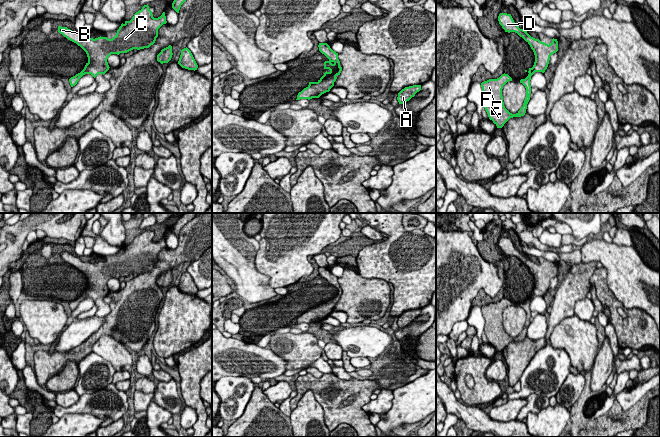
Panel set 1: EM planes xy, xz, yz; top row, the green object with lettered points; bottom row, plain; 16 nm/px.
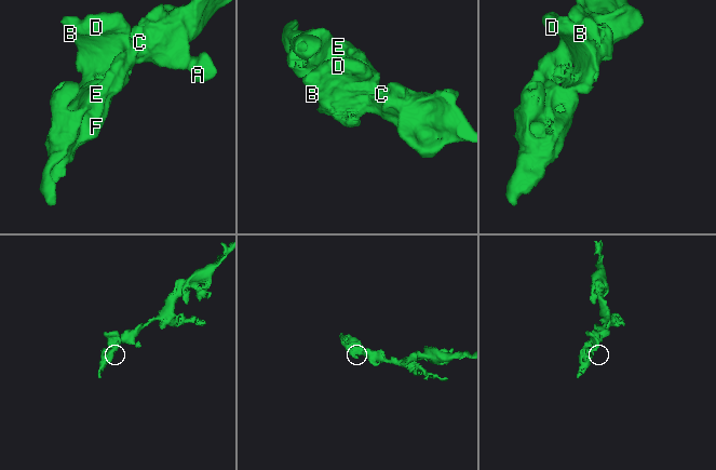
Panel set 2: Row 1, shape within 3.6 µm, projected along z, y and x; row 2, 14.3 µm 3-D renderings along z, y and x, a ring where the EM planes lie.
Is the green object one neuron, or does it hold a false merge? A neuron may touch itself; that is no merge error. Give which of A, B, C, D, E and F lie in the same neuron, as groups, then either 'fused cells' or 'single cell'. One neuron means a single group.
A B C D / E F | fused cells

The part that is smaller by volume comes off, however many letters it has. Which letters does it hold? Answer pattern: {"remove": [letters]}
{"remove": ["E", "F"]}

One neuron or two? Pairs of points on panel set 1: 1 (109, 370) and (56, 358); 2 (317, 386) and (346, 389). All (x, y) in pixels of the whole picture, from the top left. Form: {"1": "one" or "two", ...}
{"1": "two", "2": "one"}

